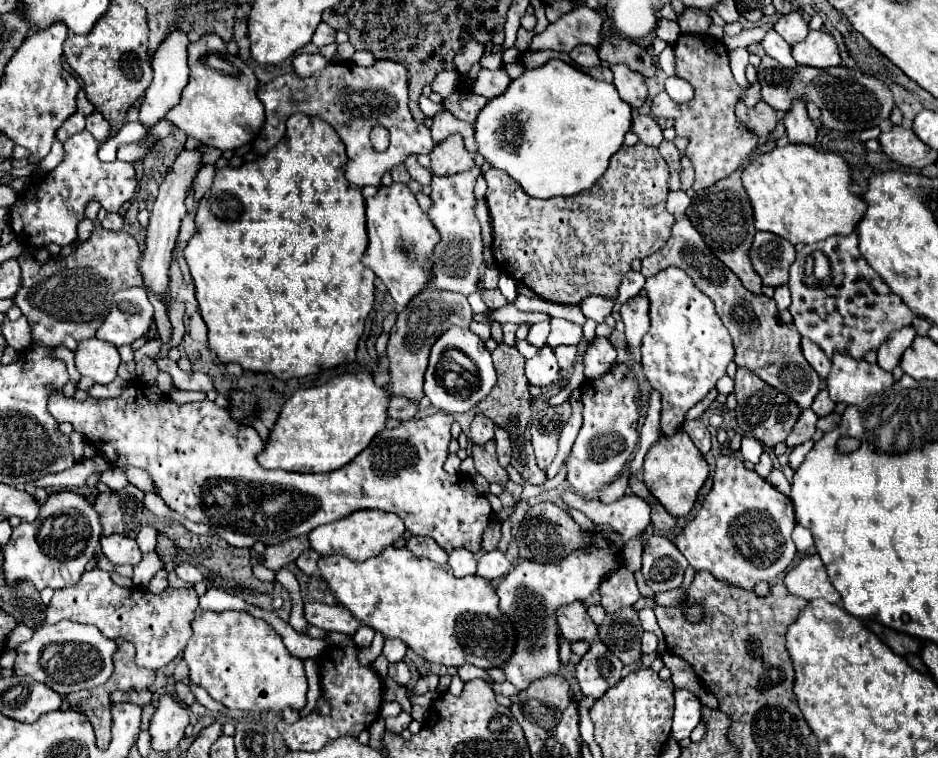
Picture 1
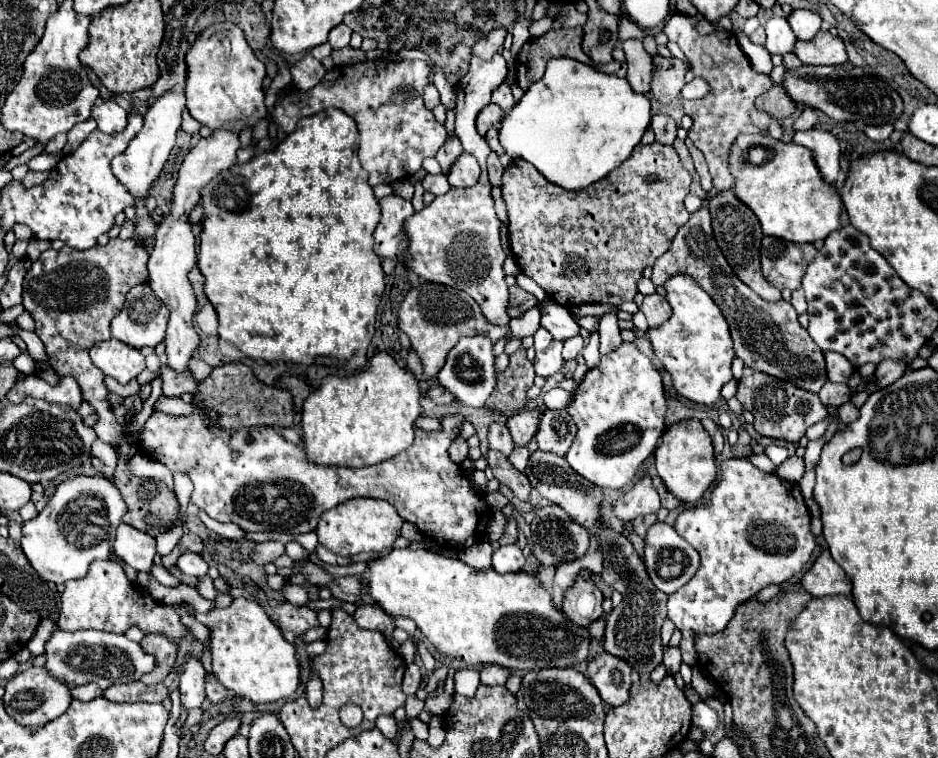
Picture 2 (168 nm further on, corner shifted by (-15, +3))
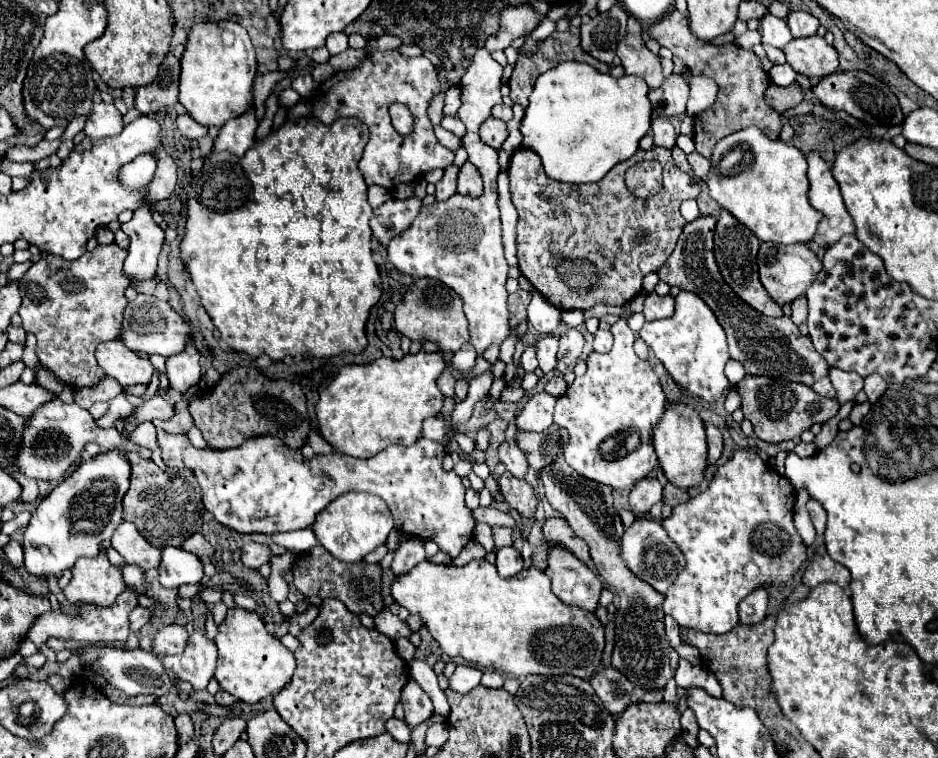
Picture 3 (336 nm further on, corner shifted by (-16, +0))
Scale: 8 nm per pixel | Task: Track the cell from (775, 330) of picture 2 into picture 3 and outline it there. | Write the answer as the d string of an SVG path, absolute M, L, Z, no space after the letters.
M700 216L698 220L686 224L674 252L670 254L666 264L658 270L660 280L668 282L670 286L678 286L682 290L694 292L708 304L708 308L716 314L720 326L726 332L730 358L742 362L746 374L754 374L754 376L760 374L772 378L782 376L784 380L800 382L806 386L812 386L816 380L828 376L830 366L814 350L810 338L802 336L798 326L788 316L768 318L764 314L758 314L748 304L740 302L740 298L722 280L712 250L714 228L716 228L716 218L712 216Z

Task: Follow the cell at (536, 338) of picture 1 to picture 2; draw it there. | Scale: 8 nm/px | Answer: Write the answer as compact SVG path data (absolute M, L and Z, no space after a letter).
M539 327L533 337L535 337L535 349L537 349L537 351L545 351L545 349L551 345L551 341L553 341L551 333L547 333L545 327Z

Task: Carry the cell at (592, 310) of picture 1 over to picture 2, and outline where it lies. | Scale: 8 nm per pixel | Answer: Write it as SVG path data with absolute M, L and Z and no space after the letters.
M611 309L599 319L599 333L601 333L599 351L601 351L601 355L615 351L615 347L619 347L623 343L619 331L621 329L619 329L619 319L617 319L617 309Z

